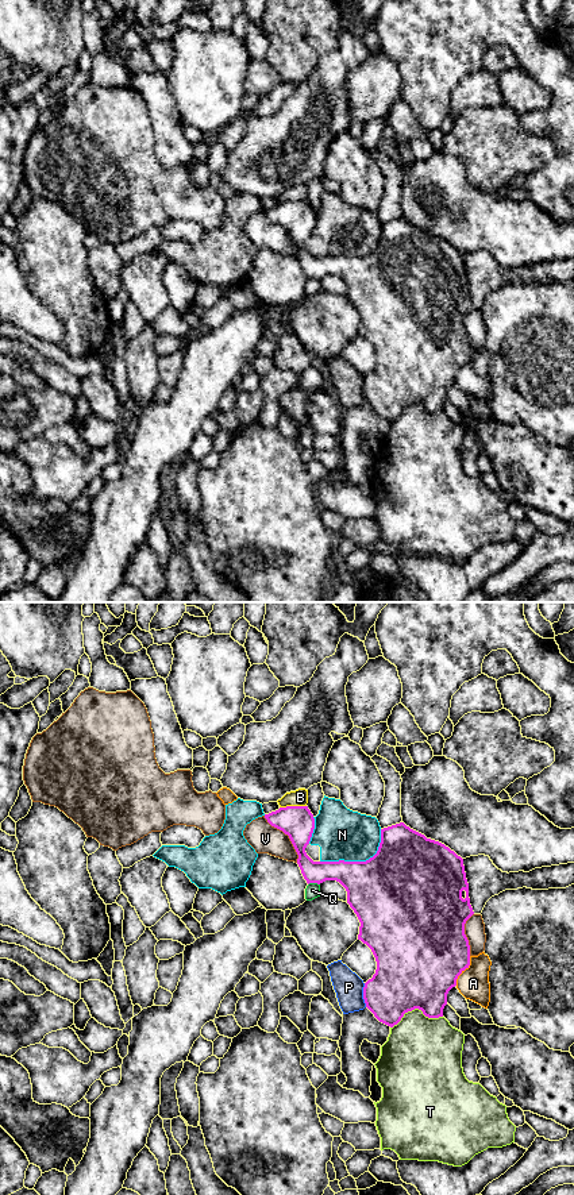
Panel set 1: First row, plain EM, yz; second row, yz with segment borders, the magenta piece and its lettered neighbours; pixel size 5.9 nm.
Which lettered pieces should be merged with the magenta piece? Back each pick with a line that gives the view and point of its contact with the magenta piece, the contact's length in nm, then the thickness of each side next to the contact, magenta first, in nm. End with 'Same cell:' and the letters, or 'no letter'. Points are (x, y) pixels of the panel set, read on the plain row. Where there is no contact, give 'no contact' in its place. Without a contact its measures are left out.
Same cell: no letter

